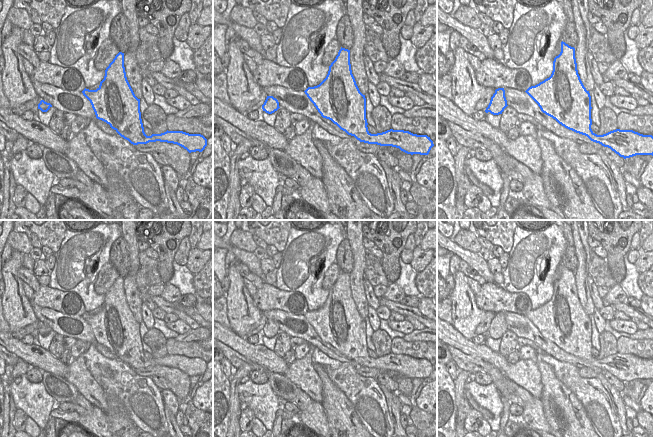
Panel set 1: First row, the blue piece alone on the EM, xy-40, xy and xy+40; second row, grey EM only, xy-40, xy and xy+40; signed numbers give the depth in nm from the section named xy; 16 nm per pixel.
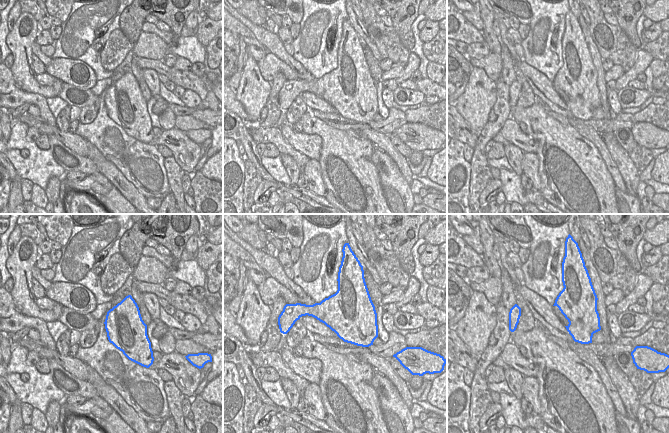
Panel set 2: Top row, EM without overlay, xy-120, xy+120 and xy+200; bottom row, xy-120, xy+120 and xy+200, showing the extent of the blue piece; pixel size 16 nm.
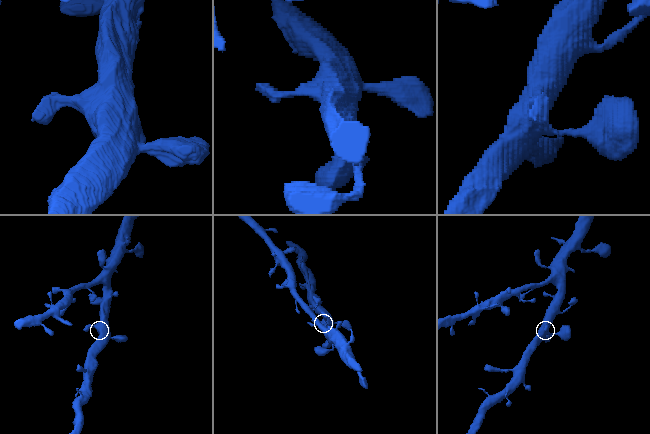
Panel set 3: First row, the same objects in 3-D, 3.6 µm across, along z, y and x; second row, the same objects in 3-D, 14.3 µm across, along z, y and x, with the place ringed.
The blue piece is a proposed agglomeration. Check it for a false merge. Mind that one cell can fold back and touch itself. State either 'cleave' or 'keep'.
keep

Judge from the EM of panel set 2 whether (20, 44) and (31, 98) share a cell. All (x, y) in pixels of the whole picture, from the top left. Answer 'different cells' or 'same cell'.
different cells

